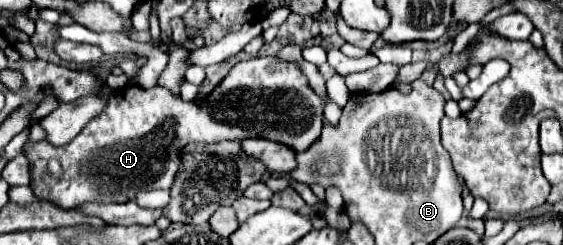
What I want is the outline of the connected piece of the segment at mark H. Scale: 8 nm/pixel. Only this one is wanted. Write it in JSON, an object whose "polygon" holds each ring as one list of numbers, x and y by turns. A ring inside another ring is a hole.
{"polygon":[[253,57,237,63,201,105,187,103,165,87,123,87,113,93,103,113,93,117,93,121,89,121,89,125,85,125,85,129,71,143,61,147,43,143,43,149,47,149,45,153,33,153,27,157,31,165,31,189,37,199,51,201,67,211,83,203,127,203,133,201,139,191,169,189,181,165,181,149,189,143,263,137,289,145,293,151,305,151,321,135,325,101,325,97,313,91,299,63,283,61,279,57],[51,159,55,159,61,169,47,169]]}

